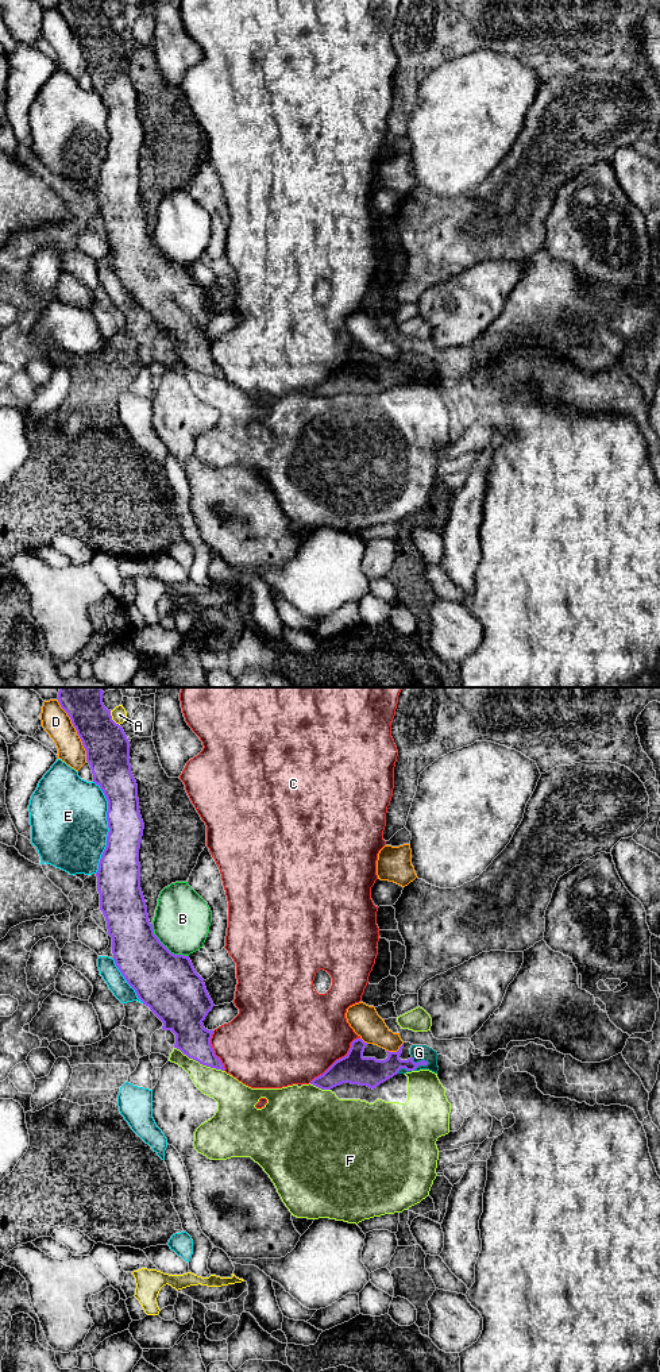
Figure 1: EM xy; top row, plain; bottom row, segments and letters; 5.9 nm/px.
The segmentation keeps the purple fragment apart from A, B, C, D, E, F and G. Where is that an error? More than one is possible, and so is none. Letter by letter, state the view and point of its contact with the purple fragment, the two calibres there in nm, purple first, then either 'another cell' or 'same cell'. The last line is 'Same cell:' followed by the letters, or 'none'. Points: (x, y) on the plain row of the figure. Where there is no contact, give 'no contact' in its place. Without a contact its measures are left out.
A: meets purple in xy at (111, 27); 260 nm thick on the purple side, 90 nm on the other; another cell
B: meets purple in xy at (165, 255); 360 nm thick on the purple side, 340 nm on the other; another cell
C: meets purple in xy at (336, 369); 180 nm thick on the purple side, 500 nm on the other; another cell
D: meets purple in xy at (76, 38); 260 nm thick on the purple side, 160 nm on the other; another cell
E: meets purple in xy at (108, 135); 240 nm thick on the purple side, 460 nm on the other; another cell
F: meets purple in xy at (199, 370); 200 nm thick on the purple side, 180 nm on the other; another cell
G: meets purple in xy at (419, 373); 140 nm thick on the purple side, 100 nm on the other; same cell
Same cell: G

